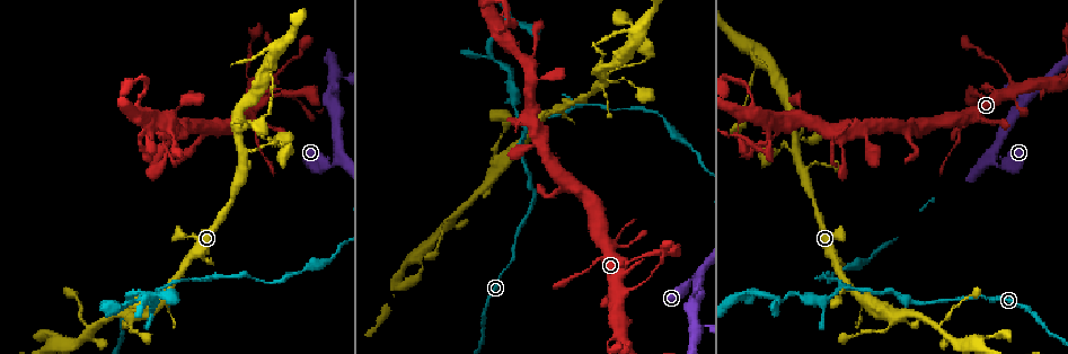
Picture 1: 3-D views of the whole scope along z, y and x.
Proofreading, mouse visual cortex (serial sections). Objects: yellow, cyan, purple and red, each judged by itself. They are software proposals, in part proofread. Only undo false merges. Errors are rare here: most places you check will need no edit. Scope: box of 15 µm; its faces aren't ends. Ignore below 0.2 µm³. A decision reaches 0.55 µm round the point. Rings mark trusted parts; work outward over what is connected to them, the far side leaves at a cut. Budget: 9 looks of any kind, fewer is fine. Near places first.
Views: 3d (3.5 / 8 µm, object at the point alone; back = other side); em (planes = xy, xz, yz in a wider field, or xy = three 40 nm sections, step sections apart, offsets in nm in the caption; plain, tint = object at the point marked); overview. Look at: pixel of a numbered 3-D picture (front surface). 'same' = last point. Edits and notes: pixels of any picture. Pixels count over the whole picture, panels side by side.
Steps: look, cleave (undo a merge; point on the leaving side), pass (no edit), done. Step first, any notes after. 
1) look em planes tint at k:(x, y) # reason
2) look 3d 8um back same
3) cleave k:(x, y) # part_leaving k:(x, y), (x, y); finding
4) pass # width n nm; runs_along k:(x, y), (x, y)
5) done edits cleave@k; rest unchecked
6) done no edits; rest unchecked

look 3d 8um at 1:(340, 157) # a narrow waist

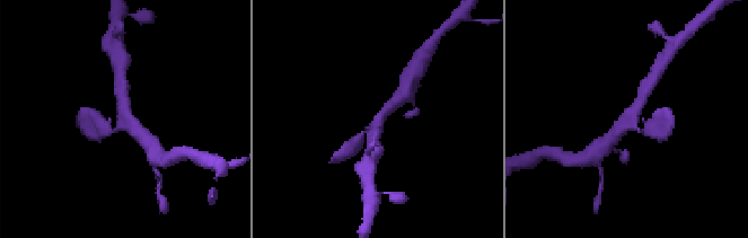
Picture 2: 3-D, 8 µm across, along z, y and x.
look em xy step 3 tint at 2:(632, 124) # arms 3; arm_widths 300, 300, 350 nm; need the tissue

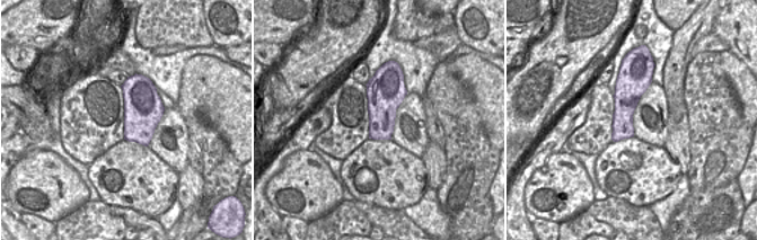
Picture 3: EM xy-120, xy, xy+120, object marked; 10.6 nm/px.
pass # runs_along 2:(104, 128), (125, 121), (122, 94); all the same cell

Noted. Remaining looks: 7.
look 3d 3.5um at 1:(843, 135) # sudden change in width

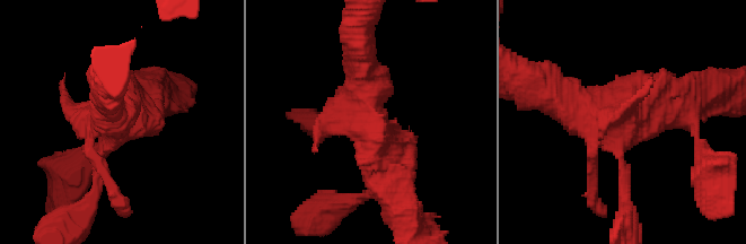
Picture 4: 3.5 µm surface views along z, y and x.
look em xy step 1 tint at 4:(627, 127) # now the EM

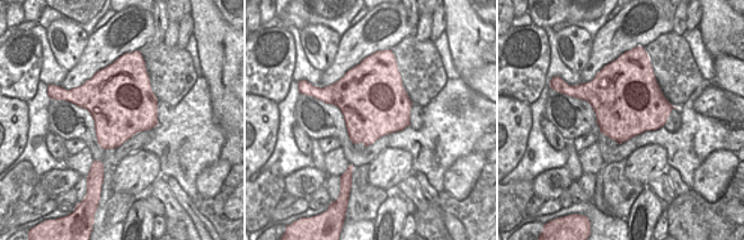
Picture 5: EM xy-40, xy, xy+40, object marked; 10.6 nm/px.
pass # runs_along 4:(686, 98), (634, 109), (620, 137), (625, 195); one cell here

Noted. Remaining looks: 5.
look em xy step 5 tint at 1:(186, 278) # a narrow waist

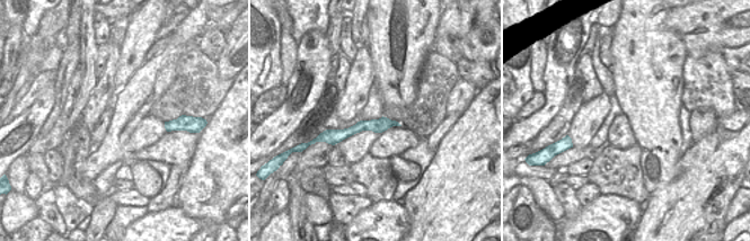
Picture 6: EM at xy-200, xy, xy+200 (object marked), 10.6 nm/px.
look 3d 3.5um same

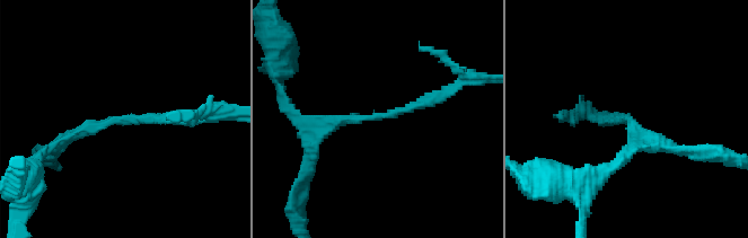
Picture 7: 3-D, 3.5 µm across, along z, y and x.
pass # width 150 nm; runs_along 6:(393, 123), (328, 134); one cell here

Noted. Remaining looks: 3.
look 3d 3.5um at 1:(796, 292) # thick turns thin

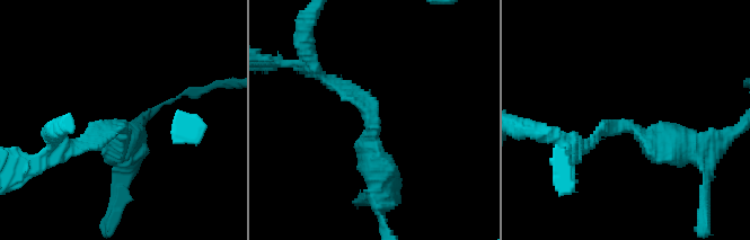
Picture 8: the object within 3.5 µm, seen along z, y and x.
look em xy step 2 tint at 8:(125, 129)

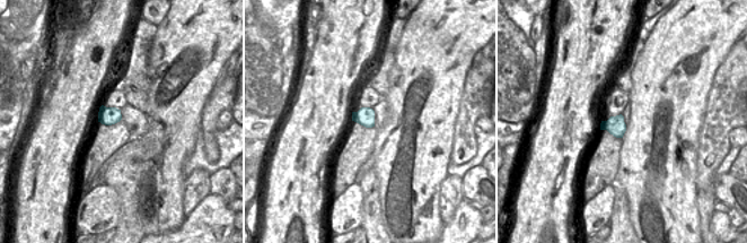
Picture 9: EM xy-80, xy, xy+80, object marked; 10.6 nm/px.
pass # width 190 nm; runs_along 8:(379, 196), (372, 116), (327, 81); continuous, no second cell

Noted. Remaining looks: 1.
done no edits; rest unchecked

